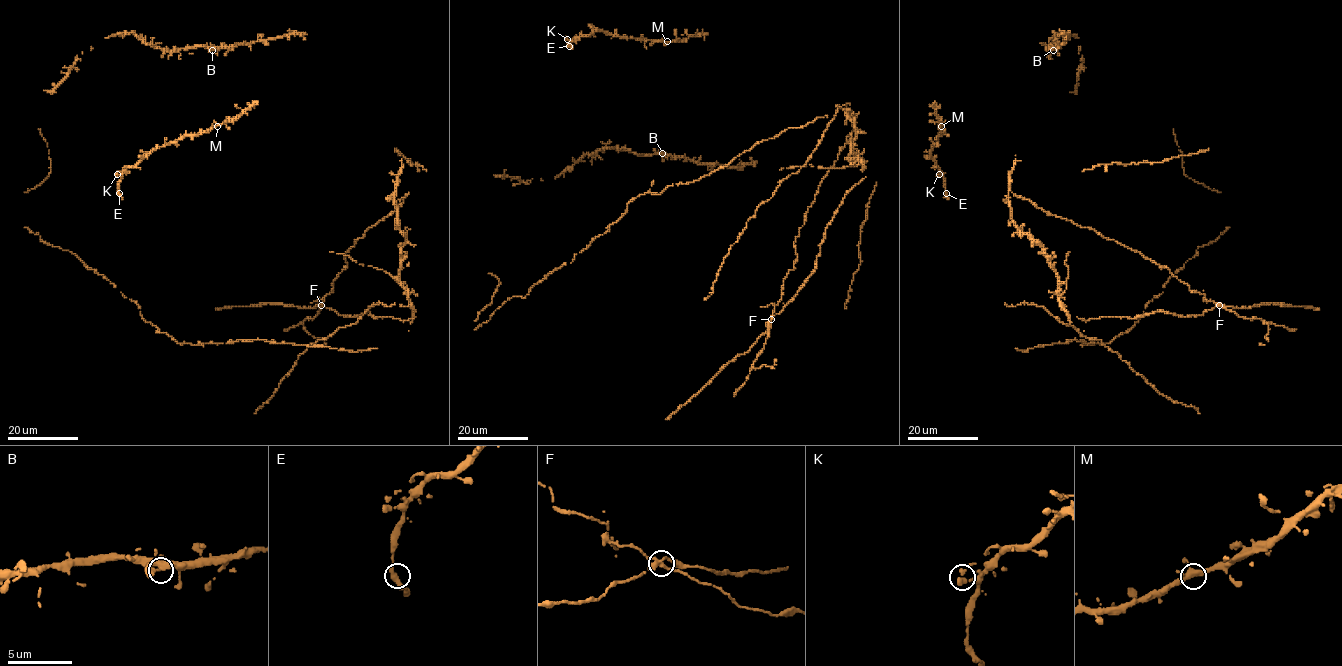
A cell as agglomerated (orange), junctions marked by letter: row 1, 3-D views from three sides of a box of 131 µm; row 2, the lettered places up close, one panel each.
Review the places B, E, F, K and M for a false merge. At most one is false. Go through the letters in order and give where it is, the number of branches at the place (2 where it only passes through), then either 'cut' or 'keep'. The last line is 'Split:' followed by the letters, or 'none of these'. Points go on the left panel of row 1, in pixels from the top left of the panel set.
B: at (212, 50); 5 branches meet; keep
E: at (119, 193); 2 branches meet; keep
F: at (321, 305); 4 branches meet; cut
K: at (117, 174); 2 branches meet; keep
M: at (217, 126); 4 branches meet; keep
Split: F

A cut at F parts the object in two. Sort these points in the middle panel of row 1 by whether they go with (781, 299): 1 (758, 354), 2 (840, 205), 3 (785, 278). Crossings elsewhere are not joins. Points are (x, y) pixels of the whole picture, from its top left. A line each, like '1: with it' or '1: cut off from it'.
1: with it
2: cut off from it
3: with it

